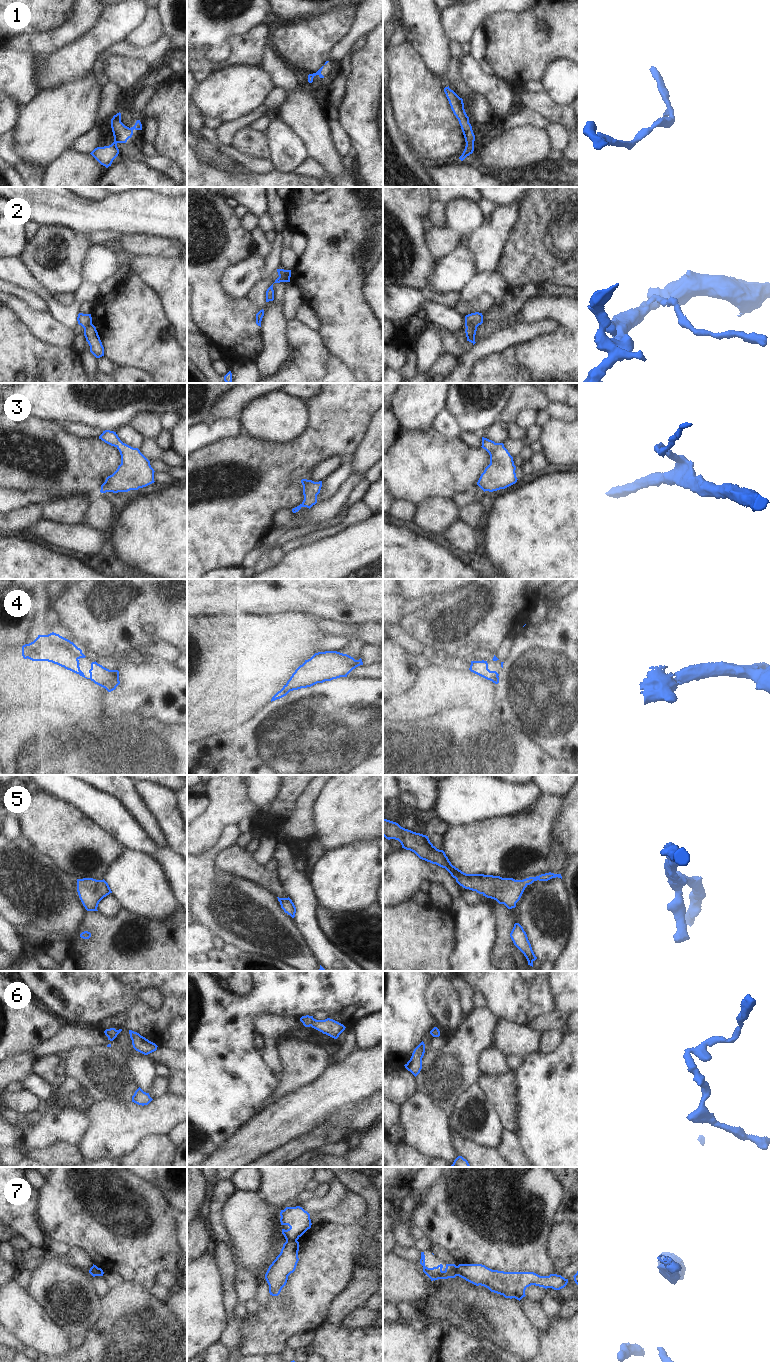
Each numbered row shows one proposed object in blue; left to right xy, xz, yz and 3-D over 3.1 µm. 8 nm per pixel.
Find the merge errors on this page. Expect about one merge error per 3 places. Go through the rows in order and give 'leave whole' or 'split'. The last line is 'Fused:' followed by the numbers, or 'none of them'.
1: leave whole
2: split
3: leave whole
4: leave whole
5: leave whole
6: leave whole
7: split
Fused: 2, 7

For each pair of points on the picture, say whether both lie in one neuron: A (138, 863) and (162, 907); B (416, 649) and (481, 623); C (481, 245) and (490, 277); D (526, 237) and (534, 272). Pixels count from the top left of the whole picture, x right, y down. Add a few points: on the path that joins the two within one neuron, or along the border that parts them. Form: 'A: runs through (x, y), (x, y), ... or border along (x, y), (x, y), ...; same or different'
A: runs through (138, 874), (138, 880), (152, 896); same
B: border along (409, 635), (426, 645); different
C: border along (496, 268), (477, 274); different
D: runs through (526, 246), (526, 258), (531, 263); same

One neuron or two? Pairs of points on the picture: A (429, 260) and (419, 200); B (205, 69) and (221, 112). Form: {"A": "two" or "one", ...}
{"A": "one", "B": "two"}

